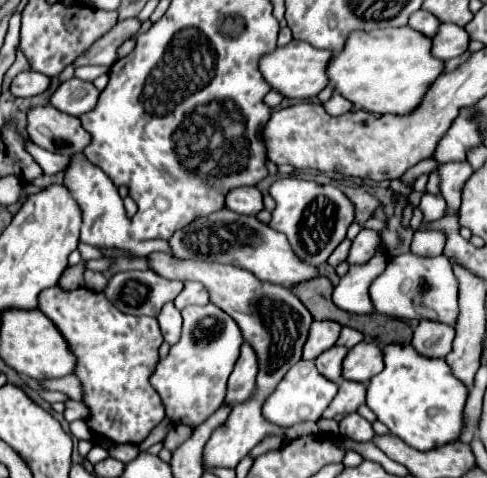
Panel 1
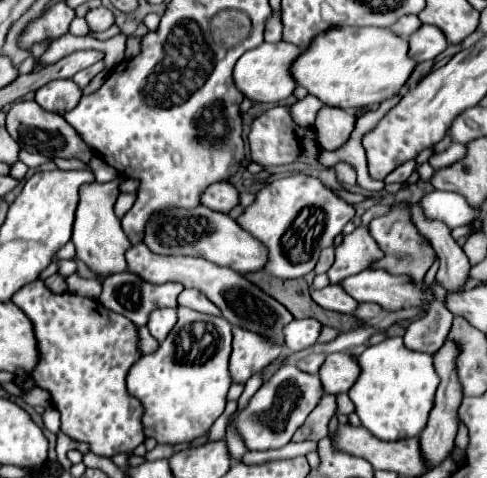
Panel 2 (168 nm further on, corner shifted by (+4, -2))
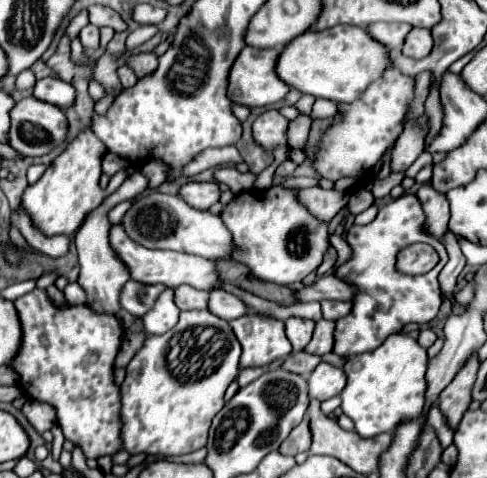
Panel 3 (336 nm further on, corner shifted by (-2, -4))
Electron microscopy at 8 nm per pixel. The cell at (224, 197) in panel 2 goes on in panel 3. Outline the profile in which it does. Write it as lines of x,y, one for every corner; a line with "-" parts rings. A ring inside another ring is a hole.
189,182
179,190
179,194
197,210
209,210
221,198
217,182

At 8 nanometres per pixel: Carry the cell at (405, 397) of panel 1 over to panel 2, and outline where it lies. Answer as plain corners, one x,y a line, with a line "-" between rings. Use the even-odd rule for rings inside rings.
395,336
381,344
369,346
357,358
357,364
361,366
361,374
349,390
349,398
355,406
361,426
379,440
397,440
421,434
427,424
429,410
433,408
435,390
439,386
433,358
429,354
405,348
403,338

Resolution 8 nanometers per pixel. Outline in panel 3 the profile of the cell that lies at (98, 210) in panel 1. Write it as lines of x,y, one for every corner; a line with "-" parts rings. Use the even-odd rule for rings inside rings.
133,172
113,194
105,196
105,200
85,216
79,232
75,234
75,246
77,246
77,254
79,254
79,266
81,266
77,282
87,292
87,306
95,308
95,312
117,314
121,310
119,308
119,288
123,288
123,284
129,280
127,266
121,262
121,258
109,244
109,232
111,232
113,224
109,222
107,214
119,202
135,200
145,188
147,188
147,178
141,172

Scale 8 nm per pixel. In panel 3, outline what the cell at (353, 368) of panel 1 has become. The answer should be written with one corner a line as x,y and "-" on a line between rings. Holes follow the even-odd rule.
321,362
315,372
309,376
309,392
311,398
317,398
319,402
329,400
333,396
339,396
347,384
347,374
343,368
337,368
329,362

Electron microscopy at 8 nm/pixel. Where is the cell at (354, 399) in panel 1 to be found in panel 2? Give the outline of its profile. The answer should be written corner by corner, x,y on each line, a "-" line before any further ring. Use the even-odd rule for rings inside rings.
325,394
317,404
317,408
313,408
313,412
309,414
305,424
293,434
293,442
303,442
303,440
319,442
321,438
325,438
329,434
329,420
335,412
337,412
335,396

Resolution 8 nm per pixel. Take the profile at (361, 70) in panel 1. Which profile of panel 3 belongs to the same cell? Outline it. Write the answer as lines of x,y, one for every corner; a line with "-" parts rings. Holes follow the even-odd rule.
335,26
323,32
303,32
285,46
277,62
279,78
291,88
337,104
351,104
359,100
367,86
383,80
385,72
391,68
393,60
389,56
389,48
359,26

